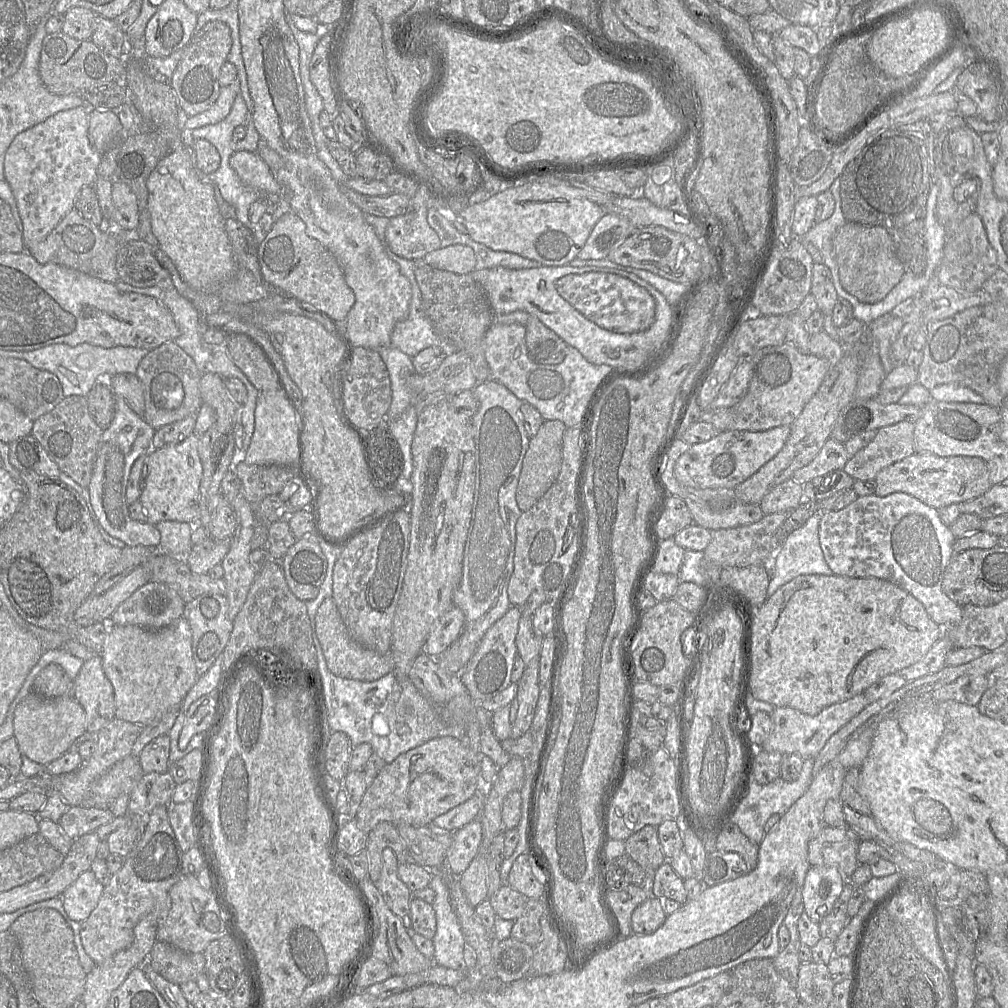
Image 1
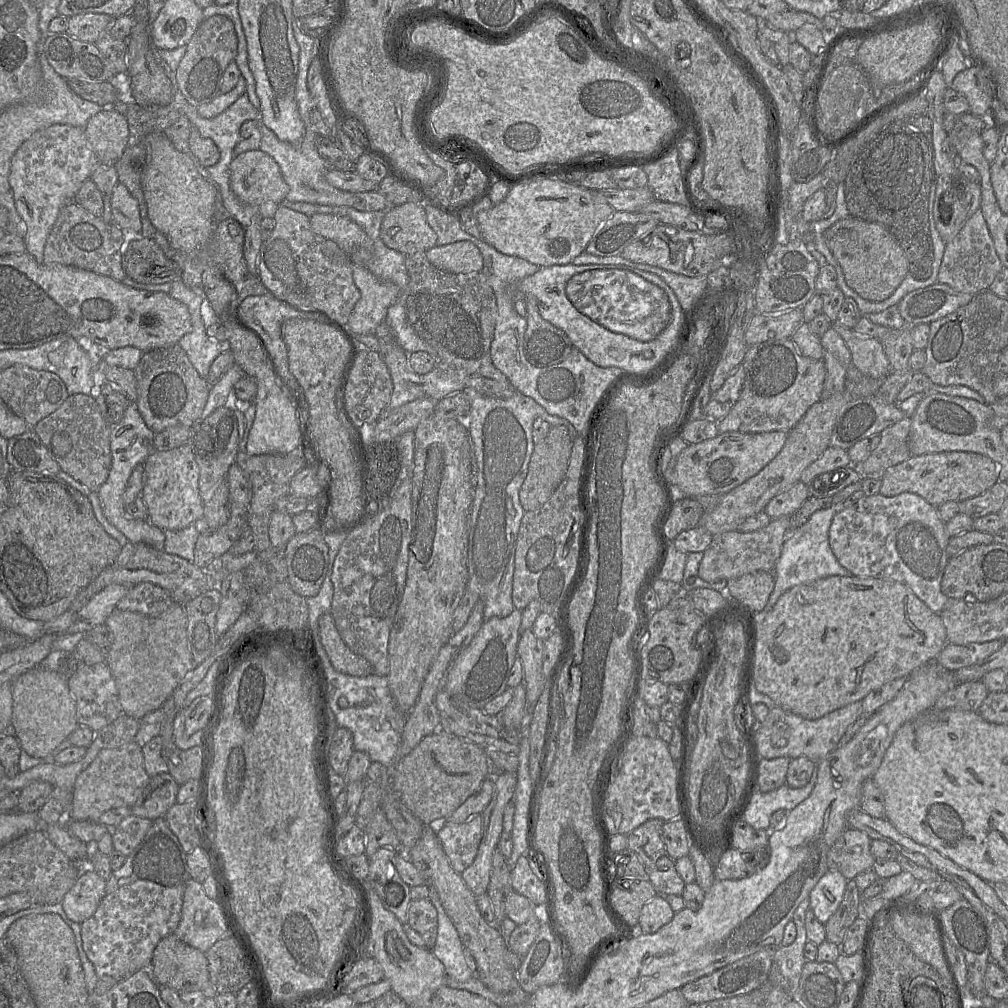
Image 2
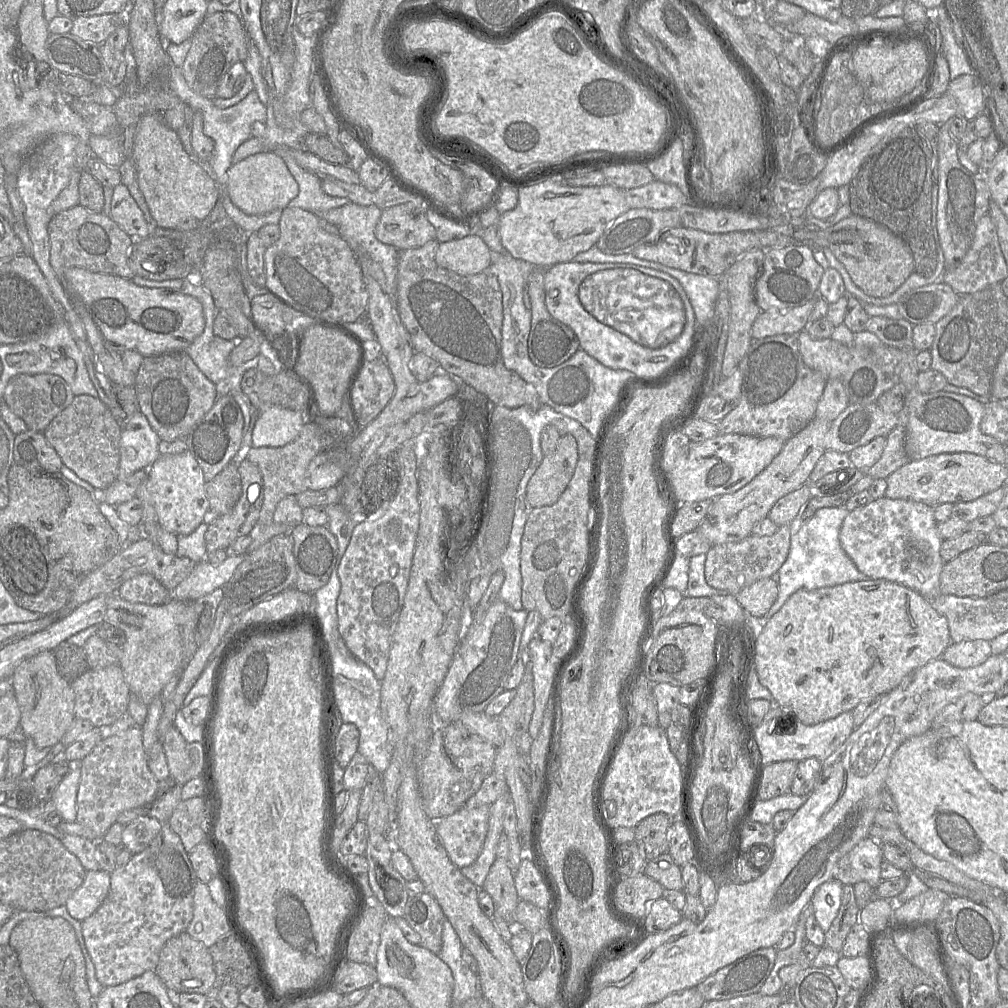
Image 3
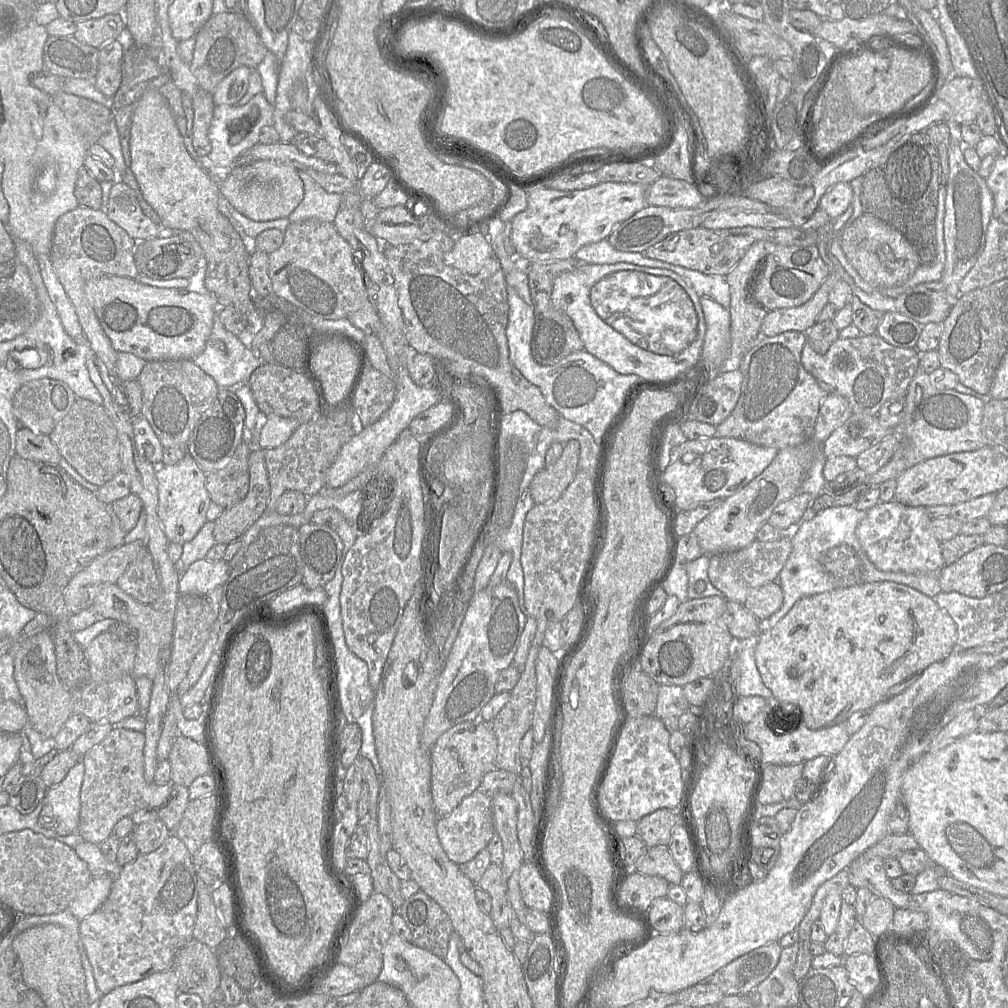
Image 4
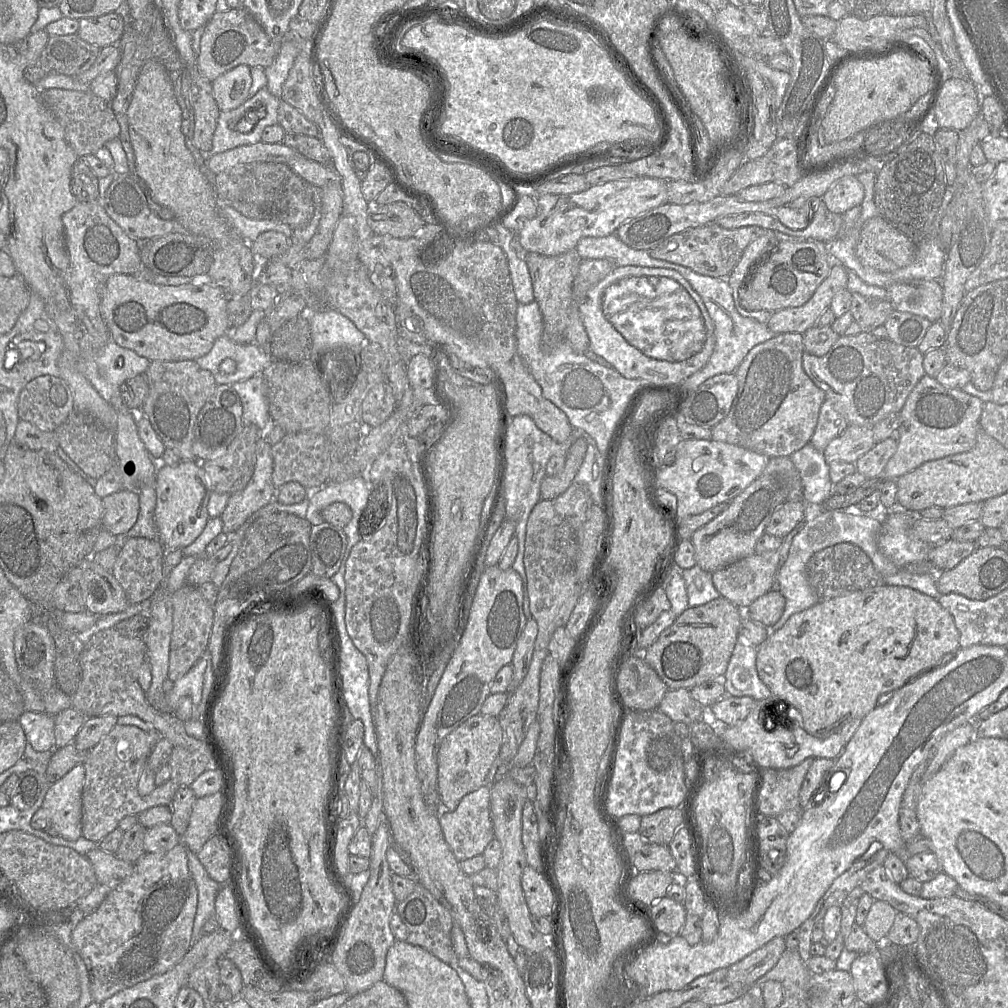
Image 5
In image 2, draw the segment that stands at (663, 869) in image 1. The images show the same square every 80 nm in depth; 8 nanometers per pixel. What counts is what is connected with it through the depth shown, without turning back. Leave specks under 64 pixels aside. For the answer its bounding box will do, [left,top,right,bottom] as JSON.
[648,855,686,896]

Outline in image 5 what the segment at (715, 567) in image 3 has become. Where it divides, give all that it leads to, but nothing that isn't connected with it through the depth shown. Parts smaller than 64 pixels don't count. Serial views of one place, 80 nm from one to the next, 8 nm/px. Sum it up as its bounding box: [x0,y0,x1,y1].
[712,550,780,608]

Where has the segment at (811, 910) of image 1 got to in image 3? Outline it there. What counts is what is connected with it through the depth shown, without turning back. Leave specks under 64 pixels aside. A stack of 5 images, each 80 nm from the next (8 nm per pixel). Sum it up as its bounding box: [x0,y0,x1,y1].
[811,878,843,933]

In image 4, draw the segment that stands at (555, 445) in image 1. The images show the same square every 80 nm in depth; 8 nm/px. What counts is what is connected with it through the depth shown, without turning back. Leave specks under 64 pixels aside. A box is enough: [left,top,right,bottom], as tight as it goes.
[530,440,579,504]

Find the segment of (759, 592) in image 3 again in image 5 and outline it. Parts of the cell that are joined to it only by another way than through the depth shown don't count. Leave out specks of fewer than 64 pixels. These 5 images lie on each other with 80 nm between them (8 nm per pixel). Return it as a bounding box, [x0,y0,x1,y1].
[741,589,786,627]

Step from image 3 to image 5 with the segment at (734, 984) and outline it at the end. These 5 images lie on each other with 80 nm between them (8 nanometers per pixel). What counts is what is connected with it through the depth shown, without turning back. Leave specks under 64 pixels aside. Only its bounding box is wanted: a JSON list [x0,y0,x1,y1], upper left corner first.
[725,937,786,986]

